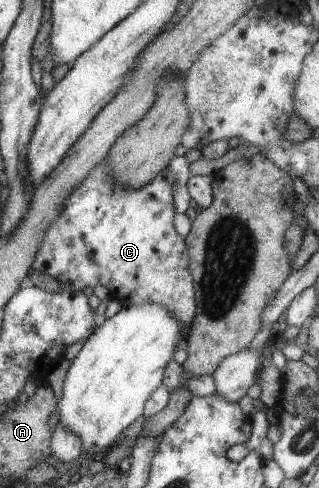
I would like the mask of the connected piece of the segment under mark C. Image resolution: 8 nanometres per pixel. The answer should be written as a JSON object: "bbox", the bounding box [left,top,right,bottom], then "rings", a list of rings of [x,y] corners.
{"bbox":[31,158,195,334],"rings":[[[102,158],[88,174],[88,178],[78,188],[74,188],[74,192],[66,200],[62,214],[48,228],[31,270],[49,273],[64,290],[70,288],[74,292],[88,286],[93,289],[97,284],[102,284],[108,289],[110,299],[119,301],[123,306],[142,306],[150,302],[160,304],[168,312],[172,312],[176,320],[180,320],[180,326],[184,328],[184,334],[187,334],[195,316],[195,285],[188,270],[186,245],[172,226],[175,209],[172,184],[175,184],[176,176],[166,167],[152,182],[140,186],[138,190],[122,188],[108,176],[106,159]]]}

